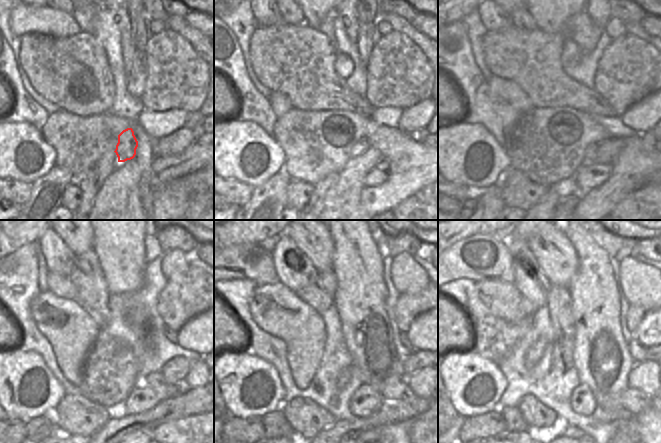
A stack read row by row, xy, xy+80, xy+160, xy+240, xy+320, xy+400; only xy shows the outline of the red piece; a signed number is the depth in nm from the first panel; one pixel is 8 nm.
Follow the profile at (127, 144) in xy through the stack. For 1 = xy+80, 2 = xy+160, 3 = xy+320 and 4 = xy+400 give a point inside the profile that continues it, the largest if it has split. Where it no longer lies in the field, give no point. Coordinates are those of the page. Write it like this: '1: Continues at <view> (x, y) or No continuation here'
1: Continues at xy+80 (361, 146)
2: Continues at xy+160 (590, 152)
3: Continues at xy+320 (394, 389)
4: Continues at xy+400 (631, 395).

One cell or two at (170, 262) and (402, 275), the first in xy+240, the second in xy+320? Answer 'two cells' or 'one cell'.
one cell

